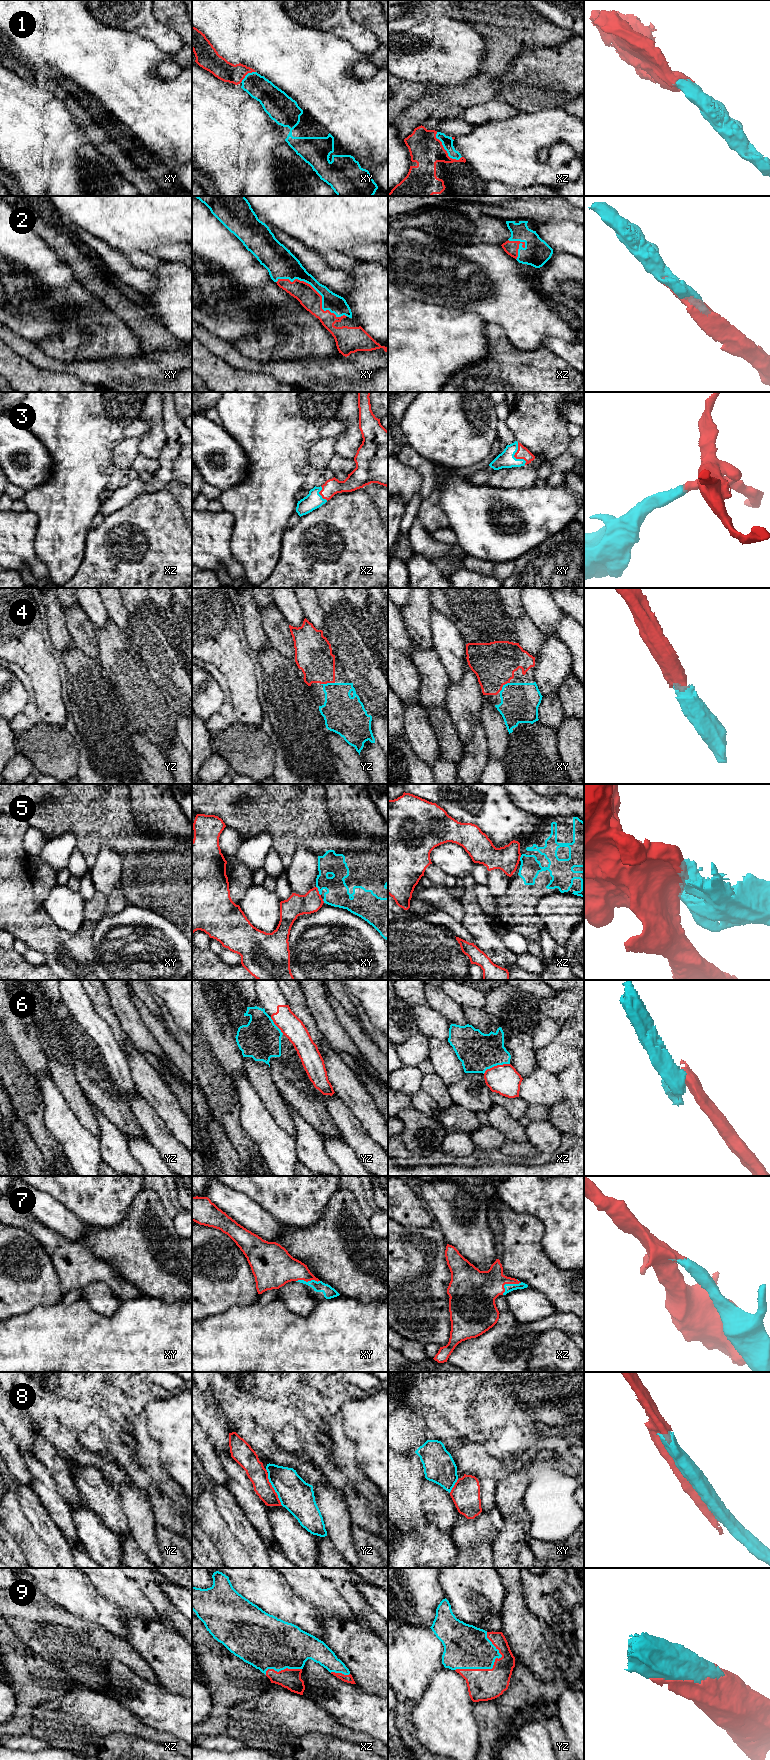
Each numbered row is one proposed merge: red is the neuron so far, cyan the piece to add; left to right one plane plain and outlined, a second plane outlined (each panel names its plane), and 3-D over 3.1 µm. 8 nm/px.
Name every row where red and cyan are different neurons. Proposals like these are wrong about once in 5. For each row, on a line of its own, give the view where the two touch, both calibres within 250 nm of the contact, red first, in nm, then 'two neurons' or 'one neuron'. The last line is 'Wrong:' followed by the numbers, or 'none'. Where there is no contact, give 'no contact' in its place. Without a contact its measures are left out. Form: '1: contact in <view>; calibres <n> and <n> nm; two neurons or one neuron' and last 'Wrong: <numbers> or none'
1: contact in xz; calibres 260 and 90 nm; one neuron
2: contact in xy; calibres 170 and 150 nm; one neuron
3: contact in xy; calibres 100 and 140 nm; one neuron
4: contact in yz; calibres 300 and 280 nm; one neuron
5: contact in xy; calibres 170 and 190 nm; two neurons
6: contact in xz; calibres 240 and 300 nm; two neurons
7: contact in xz; calibres 300 and 60 nm; one neuron
8: contact in yz; calibres 150 and 260 nm; one neuron
9: contact in yz; calibres 260 and 340 nm; one neuron
Wrong: 5, 6

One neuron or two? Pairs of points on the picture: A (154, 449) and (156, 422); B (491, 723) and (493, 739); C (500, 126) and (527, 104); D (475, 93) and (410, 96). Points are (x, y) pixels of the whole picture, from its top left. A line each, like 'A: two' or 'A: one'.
A: one
B: one
C: two
D: two

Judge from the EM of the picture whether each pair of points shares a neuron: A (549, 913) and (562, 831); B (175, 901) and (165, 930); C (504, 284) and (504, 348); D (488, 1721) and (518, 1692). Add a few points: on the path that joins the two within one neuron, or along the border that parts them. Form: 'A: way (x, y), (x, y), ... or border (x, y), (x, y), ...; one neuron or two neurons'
A: border (573, 893), (546, 894), (538, 900), (535, 910); two neurons
B: border (147, 909), (151, 909), (164, 916), (181, 931); two neurons
C: border (486, 322), (497, 324), (507, 339), (520, 349); two neurons
D: way (495, 1714), (511, 1699); one neuron

